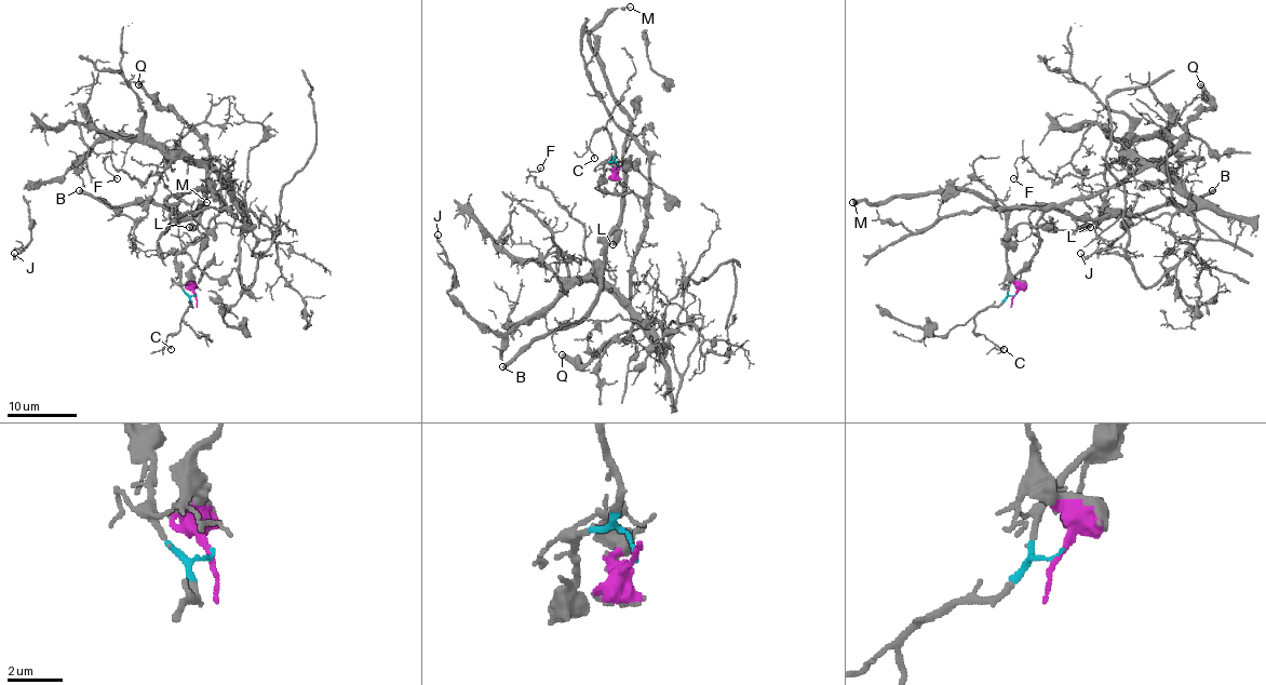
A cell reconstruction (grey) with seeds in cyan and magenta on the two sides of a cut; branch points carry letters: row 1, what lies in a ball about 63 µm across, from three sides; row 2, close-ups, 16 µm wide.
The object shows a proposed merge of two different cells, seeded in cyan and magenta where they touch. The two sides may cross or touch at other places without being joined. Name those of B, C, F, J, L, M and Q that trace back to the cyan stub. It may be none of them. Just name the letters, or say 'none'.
C, F, J, Q

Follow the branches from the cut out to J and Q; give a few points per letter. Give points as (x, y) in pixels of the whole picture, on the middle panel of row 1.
J: (618, 169), (606, 163), (598, 186), (644, 200), (627, 298), (581, 281), (489, 332), (446, 292), (438, 234)
Q: (618, 169), (606, 163), (598, 186), (644, 200), (632, 328), (581, 364), (561, 354)

